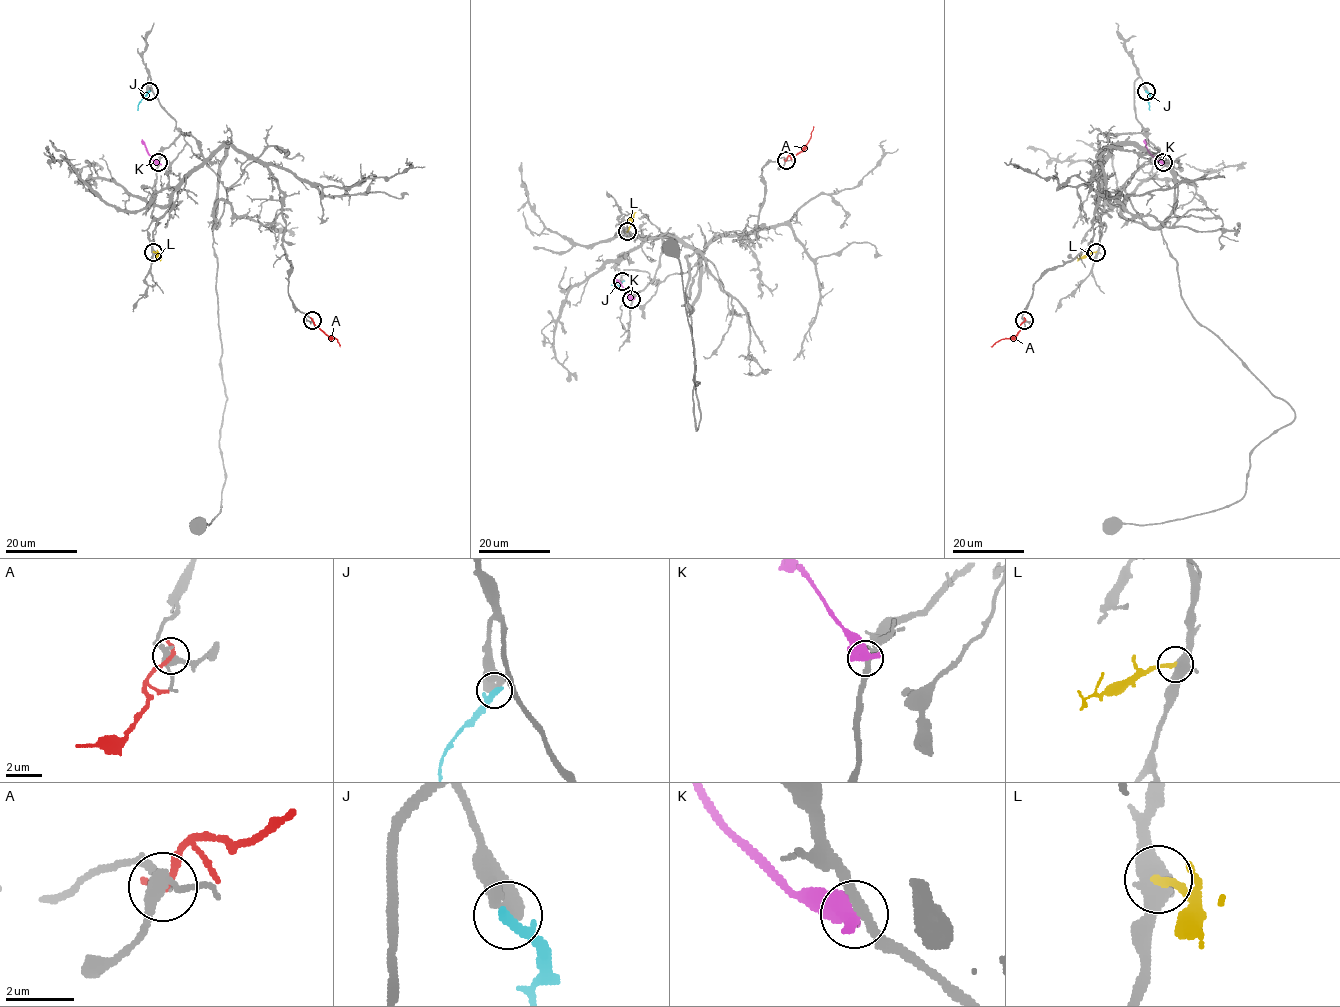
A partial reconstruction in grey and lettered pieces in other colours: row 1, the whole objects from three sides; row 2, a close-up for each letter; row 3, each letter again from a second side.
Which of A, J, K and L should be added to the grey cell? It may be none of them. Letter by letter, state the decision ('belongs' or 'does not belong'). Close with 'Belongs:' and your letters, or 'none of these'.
A: does not belong
J: does not belong
K: does not belong
L: belongs
Belongs: L

